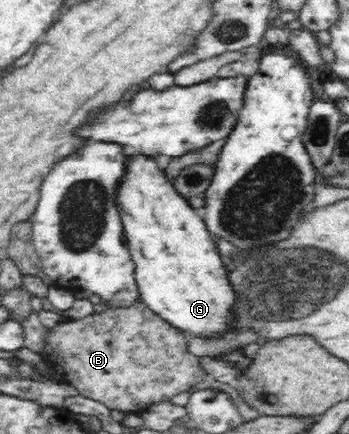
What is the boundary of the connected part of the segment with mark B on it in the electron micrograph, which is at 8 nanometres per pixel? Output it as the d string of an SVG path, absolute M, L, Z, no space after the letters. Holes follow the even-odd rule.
M140 300L131 304L112 306L102 312L93 312L78 320L64 319L49 329L48 344L40 355L53 377L76 389L78 394L102 402L110 410L138 412L142 410L144 404L150 406L170 401L176 394L188 392L192 386L200 382L218 384L218 380L205 371L202 358L191 351L189 342L182 333L156 316ZM174 376L176 376L176 394L160 394L166 392L164 388L168 388L168 380L172 380L174 384Z

